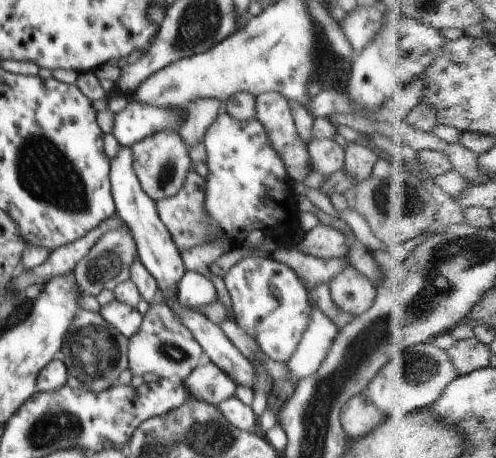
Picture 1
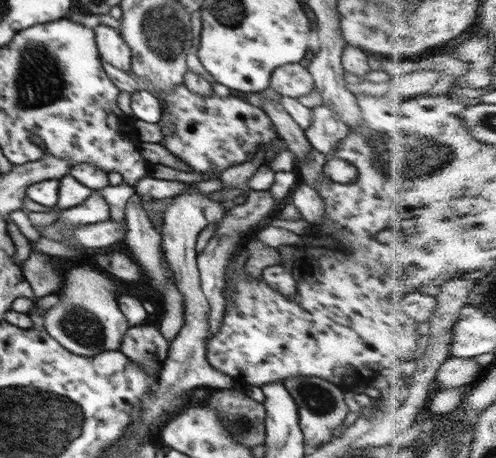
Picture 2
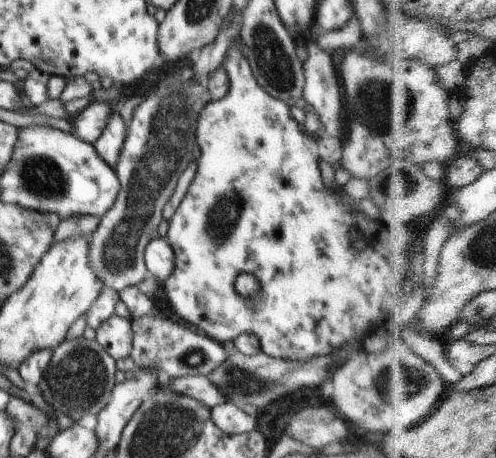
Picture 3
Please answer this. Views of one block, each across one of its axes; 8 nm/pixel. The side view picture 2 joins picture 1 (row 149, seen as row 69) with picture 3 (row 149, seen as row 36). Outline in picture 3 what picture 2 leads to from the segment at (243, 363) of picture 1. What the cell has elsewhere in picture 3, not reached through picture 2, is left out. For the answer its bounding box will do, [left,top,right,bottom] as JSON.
[93,110,128,169]

